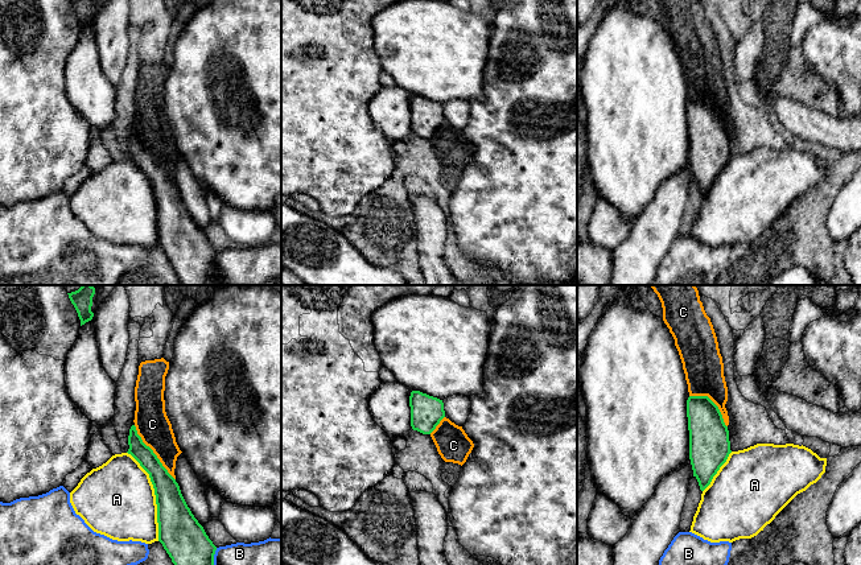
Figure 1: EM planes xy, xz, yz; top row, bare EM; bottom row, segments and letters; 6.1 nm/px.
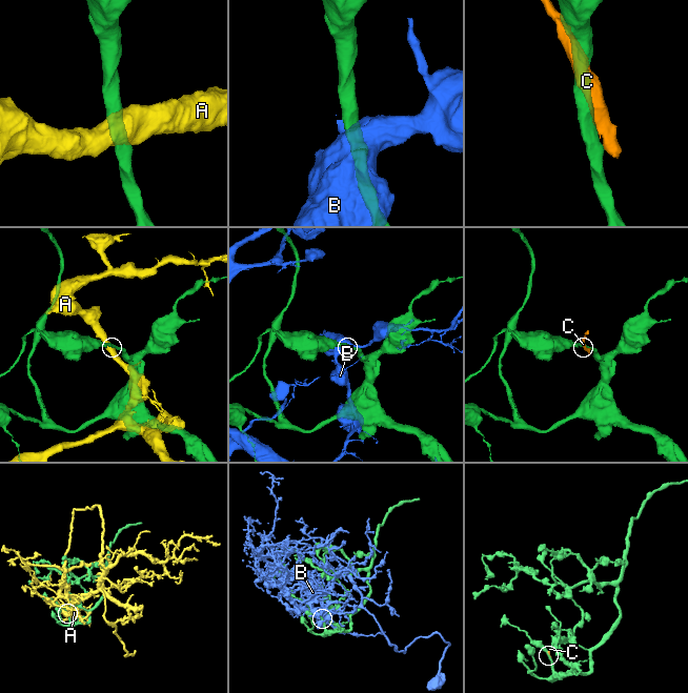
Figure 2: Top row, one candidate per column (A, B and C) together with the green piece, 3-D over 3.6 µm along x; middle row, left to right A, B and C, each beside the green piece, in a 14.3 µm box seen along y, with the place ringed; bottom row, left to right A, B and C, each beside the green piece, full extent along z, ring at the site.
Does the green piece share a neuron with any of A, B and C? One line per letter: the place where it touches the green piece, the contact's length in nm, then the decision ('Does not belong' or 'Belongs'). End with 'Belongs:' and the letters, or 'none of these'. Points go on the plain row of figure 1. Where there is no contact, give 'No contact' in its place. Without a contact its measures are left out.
A: Touches green at xy (156, 201). Shared border 600 nm. Does not belong
B: Touches green at xy (213, 269). Shared border 200 nm. Does not belong
C: Touches green at xy (153, 157). Shared border 420 nm. Does not belong
Belongs: none of these

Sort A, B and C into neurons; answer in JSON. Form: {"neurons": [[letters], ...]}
{"neurons": [["A"], ["B"], ["C"]]}

